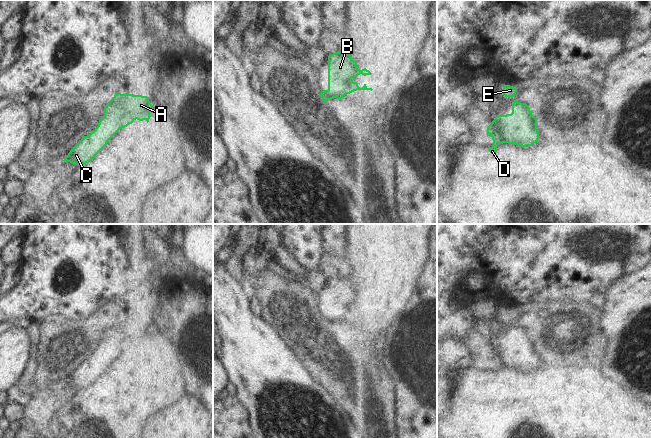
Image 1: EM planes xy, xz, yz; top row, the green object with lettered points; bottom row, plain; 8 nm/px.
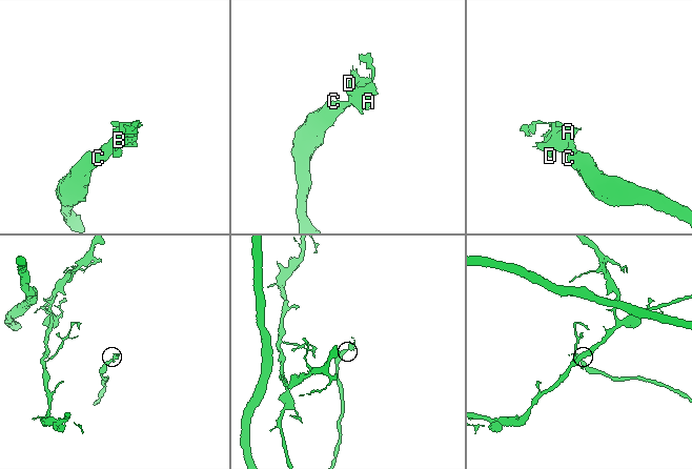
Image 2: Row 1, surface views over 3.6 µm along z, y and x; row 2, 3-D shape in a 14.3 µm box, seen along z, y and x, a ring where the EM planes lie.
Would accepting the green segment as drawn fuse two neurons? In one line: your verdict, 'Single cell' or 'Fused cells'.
Single cell

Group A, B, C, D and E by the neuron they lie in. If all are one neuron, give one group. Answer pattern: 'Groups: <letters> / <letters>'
Groups: A B C D E

